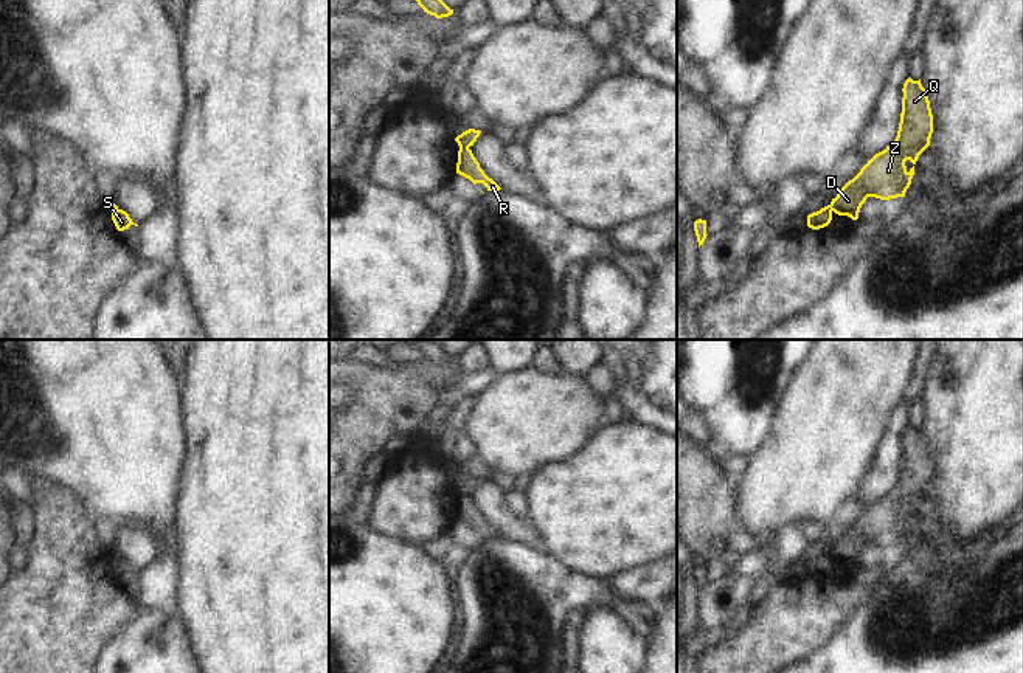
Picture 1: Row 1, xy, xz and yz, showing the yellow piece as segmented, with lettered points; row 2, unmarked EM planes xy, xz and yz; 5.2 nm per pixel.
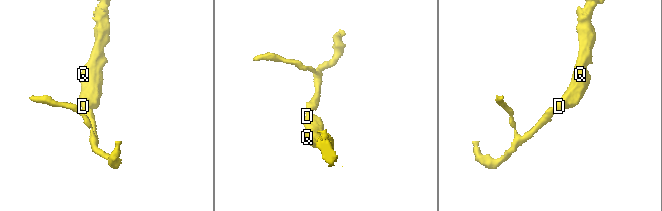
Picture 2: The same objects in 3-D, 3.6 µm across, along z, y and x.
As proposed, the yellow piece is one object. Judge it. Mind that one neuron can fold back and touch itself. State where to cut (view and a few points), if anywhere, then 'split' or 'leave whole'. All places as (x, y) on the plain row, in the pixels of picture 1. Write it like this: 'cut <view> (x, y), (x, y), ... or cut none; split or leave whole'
cut xz (460, 493), (468, 495); split

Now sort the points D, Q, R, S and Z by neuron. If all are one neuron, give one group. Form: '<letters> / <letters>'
D Q R Z / S

